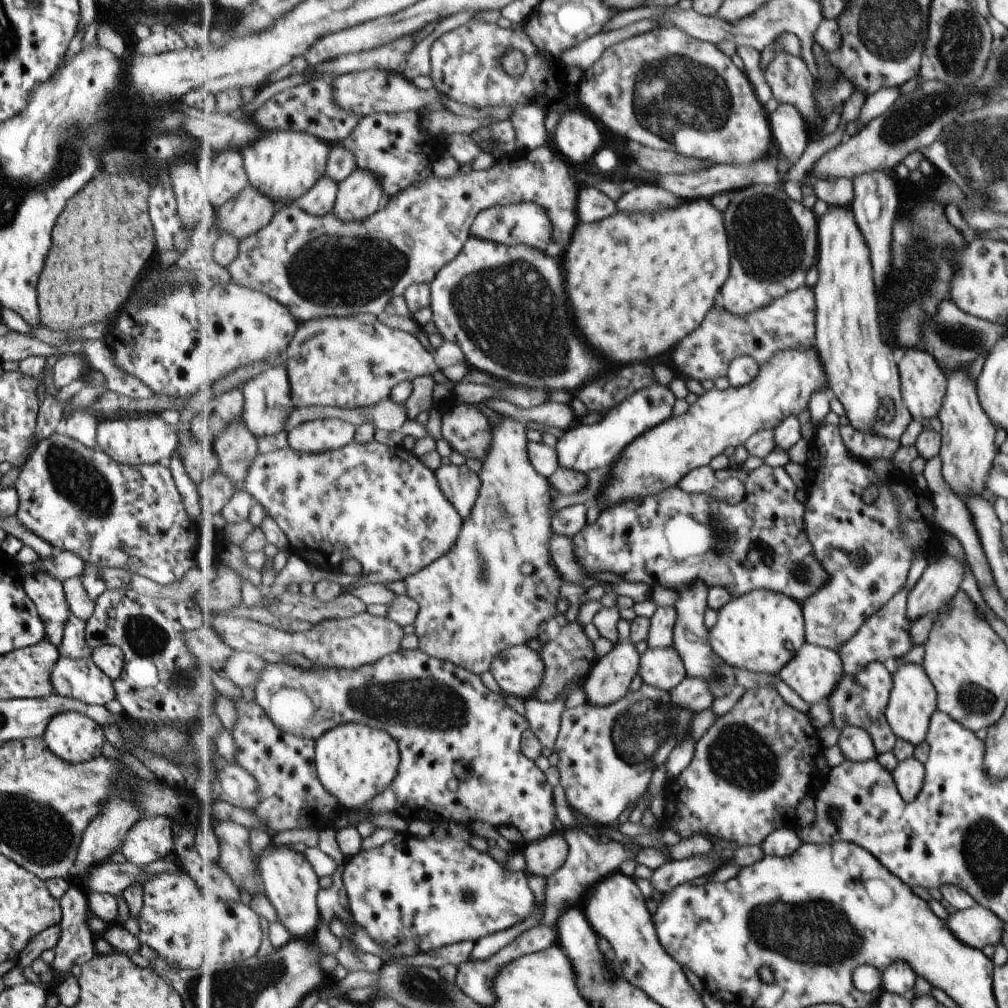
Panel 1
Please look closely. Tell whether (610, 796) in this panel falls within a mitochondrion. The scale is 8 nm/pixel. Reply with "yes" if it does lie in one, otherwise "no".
no

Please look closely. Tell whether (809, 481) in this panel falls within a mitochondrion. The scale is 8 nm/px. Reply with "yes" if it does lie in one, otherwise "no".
no

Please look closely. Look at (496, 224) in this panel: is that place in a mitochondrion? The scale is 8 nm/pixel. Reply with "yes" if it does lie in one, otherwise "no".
yes

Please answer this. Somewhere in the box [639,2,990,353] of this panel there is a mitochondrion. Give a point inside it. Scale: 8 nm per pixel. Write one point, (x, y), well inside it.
(960, 50)

